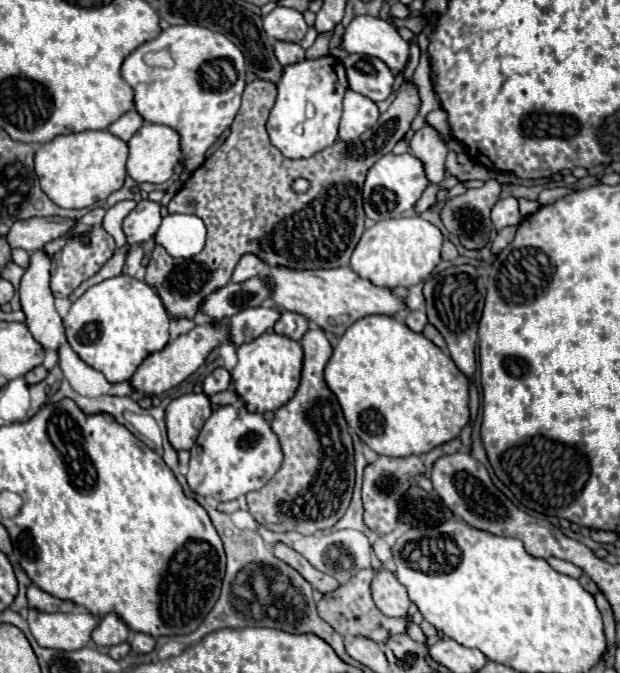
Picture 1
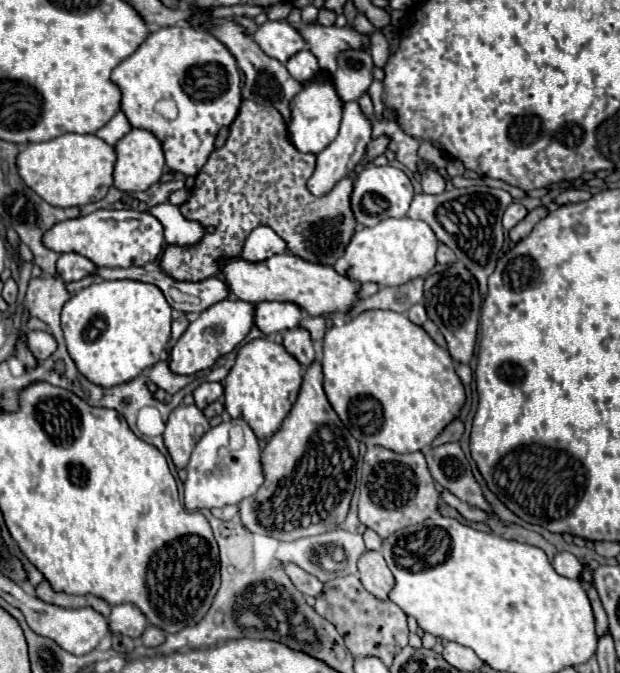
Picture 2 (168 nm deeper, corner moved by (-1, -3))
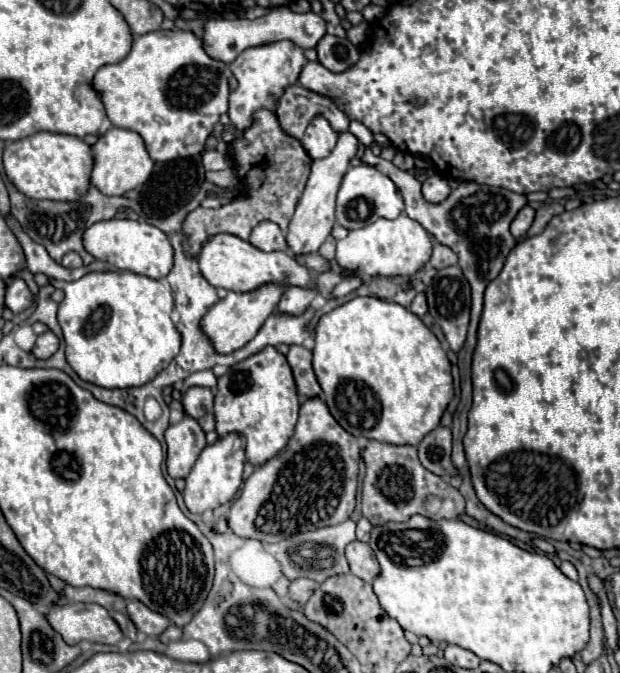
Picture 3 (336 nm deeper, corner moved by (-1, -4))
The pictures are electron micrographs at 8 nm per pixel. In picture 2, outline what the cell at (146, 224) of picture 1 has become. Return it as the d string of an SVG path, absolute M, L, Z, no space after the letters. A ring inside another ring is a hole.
M96 210L88 216L62 220L44 232L42 244L58 254L76 252L90 258L96 266L142 266L144 260L154 262L164 248L162 224L150 212L140 210Z

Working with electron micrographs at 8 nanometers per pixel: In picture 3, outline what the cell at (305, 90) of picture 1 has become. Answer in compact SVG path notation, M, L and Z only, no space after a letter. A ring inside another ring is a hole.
M316 117L316 119L312 119L312 123L308 125L308 129L304 133L302 147L306 149L306 153L312 159L322 159L334 149L336 139L338 139L338 135L330 127L330 123L324 117Z

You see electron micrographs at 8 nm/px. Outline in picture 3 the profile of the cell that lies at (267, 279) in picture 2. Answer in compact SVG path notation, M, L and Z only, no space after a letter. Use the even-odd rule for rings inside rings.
M218 233L204 241L198 257L198 267L202 277L212 287L224 287L228 291L252 291L264 283L286 283L298 287L312 287L310 273L302 263L296 263L286 251L262 251L256 249L250 241L244 241L232 233Z

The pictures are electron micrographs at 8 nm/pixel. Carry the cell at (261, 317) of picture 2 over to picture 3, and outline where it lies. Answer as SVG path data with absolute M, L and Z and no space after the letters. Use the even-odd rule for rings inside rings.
M288 287L286 293L282 295L280 303L278 303L278 311L288 313L288 315L300 315L316 295L318 295L316 287L308 287L308 289Z

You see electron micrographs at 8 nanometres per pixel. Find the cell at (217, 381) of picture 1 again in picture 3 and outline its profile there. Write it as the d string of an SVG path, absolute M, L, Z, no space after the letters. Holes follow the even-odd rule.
M190 387L186 393L184 393L184 399L182 399L182 405L184 405L184 413L192 419L200 419L204 417L206 413L212 411L212 401L214 401L214 395L210 389L206 387Z

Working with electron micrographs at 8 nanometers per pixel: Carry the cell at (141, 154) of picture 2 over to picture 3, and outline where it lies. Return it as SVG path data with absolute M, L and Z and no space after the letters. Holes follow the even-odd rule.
M110 127L102 133L98 133L96 143L90 145L90 153L94 157L90 185L98 187L100 193L104 193L104 195L124 195L130 189L142 187L154 167L154 161L150 159L142 137L134 131L128 131L128 129Z

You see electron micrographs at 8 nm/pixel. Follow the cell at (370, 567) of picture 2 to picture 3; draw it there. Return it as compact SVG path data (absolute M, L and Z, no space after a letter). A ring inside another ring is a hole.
M352 541L346 545L346 559L348 559L348 565L350 565L350 571L364 579L364 581L372 581L378 571L380 571L380 565L376 561L376 555L372 553L370 545L368 543L362 543L362 541Z

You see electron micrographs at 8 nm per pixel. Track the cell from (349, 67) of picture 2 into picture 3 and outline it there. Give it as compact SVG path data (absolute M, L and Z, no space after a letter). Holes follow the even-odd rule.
M328 33L318 41L316 53L318 53L318 63L322 63L326 69L336 73L354 65L360 57L358 47L354 47L348 39L334 37Z

